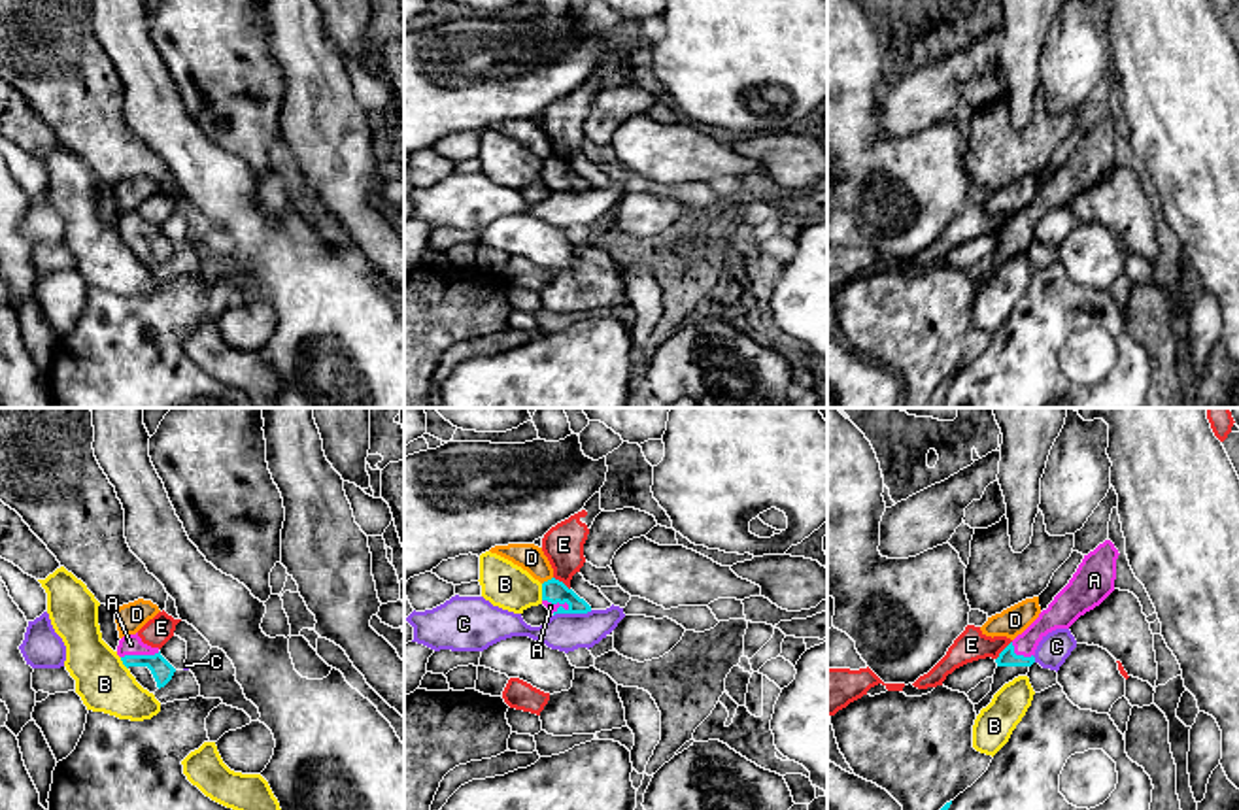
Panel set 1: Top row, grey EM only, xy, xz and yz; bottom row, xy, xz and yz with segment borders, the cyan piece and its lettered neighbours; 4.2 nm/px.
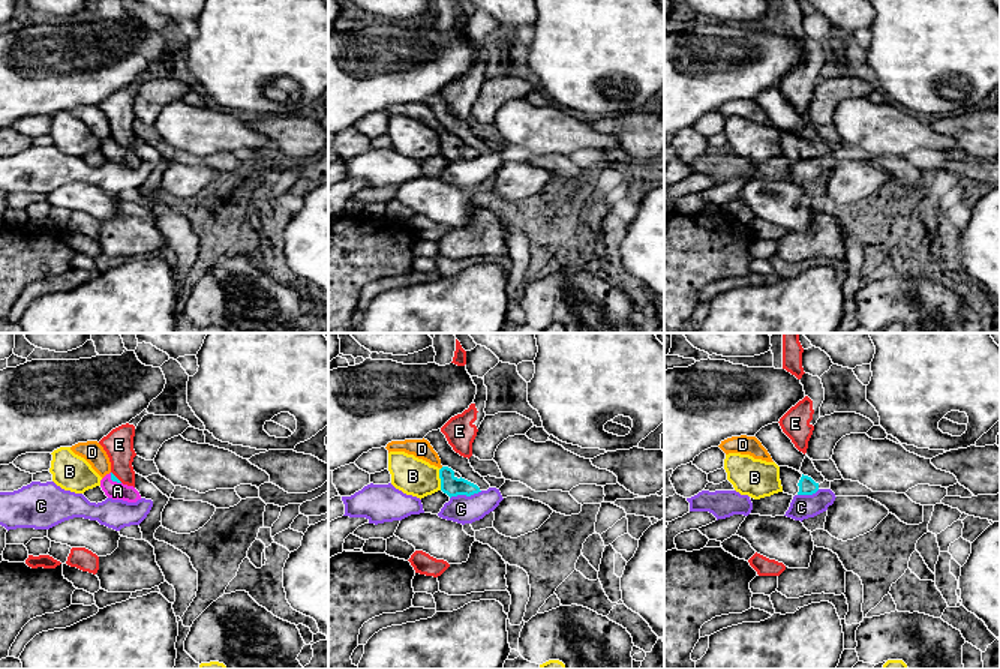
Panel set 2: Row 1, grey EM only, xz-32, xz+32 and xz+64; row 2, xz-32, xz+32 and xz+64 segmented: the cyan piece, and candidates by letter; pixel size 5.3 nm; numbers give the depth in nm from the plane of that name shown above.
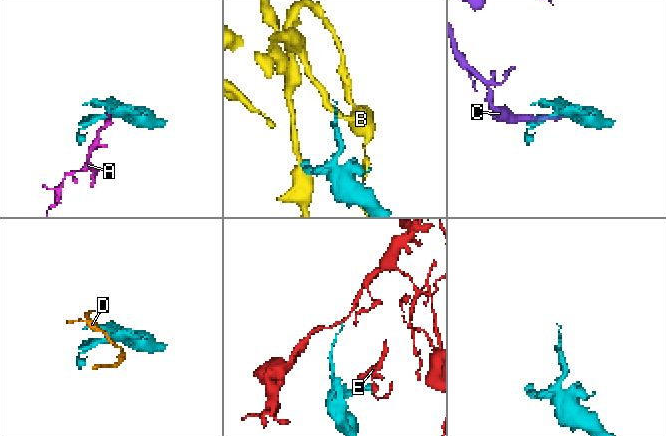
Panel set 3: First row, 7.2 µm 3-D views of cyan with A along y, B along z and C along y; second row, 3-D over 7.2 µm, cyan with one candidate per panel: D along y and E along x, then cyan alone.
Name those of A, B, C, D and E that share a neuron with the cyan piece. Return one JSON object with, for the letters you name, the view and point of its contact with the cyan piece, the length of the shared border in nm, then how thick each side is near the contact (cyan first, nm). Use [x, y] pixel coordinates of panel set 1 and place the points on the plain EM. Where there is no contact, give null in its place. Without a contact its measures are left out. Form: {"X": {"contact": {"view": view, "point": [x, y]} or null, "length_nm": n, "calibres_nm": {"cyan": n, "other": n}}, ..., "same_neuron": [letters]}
{"A": {"contact": {"view": "xy", "point": [140, 233]}, "length_nm": 170, "calibres_nm": {"cyan": 90, "other": 90}}, "same_neuron": ["A"]}

